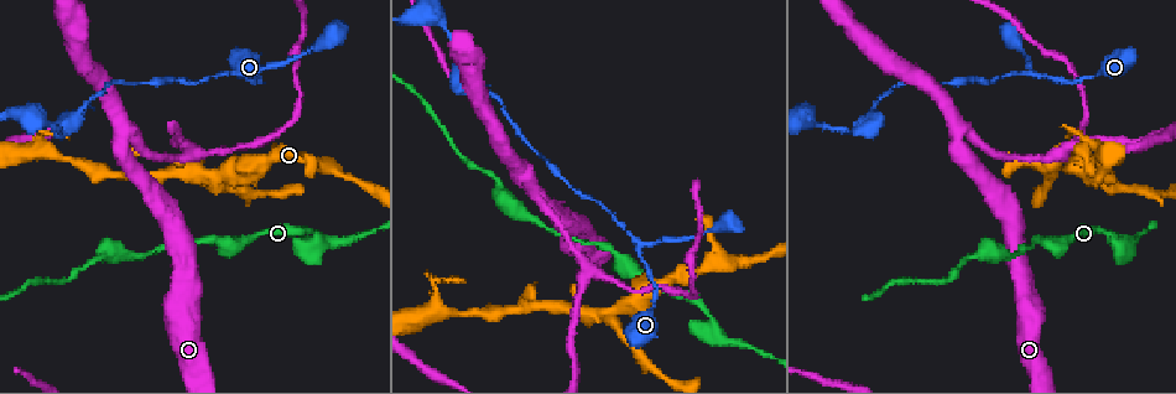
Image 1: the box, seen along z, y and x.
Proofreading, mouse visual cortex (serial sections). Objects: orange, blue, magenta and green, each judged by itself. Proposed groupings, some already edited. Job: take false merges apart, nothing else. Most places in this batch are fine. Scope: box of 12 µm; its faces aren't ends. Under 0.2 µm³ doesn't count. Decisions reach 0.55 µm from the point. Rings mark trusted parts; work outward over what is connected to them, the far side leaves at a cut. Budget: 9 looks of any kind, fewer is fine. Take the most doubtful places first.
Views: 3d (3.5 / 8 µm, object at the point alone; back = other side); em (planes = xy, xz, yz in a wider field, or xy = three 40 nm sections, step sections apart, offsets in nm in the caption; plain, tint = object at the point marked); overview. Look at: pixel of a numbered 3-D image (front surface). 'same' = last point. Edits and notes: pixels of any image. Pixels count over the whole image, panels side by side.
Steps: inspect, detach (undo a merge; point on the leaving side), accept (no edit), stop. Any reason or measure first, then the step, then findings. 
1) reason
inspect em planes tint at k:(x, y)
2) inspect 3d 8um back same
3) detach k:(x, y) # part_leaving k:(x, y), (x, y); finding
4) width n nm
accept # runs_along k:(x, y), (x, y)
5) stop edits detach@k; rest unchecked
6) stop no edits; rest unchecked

inspect 3d 3.5um at 1:(959, 133)

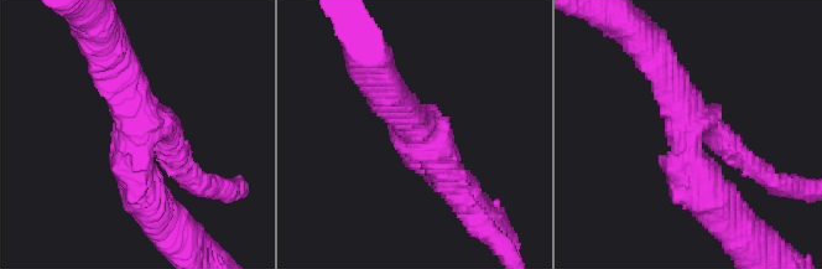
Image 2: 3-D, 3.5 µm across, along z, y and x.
arms 3; arm_widths 350, 450, 500 nm; shape alone is not enough
inspect em planes plain at 2:(421, 125)

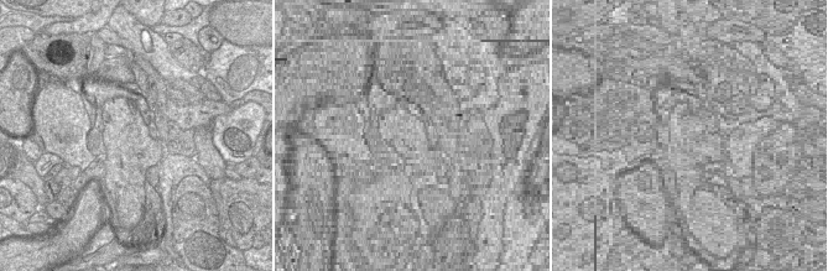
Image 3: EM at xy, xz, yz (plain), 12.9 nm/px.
inspect em planes tint same

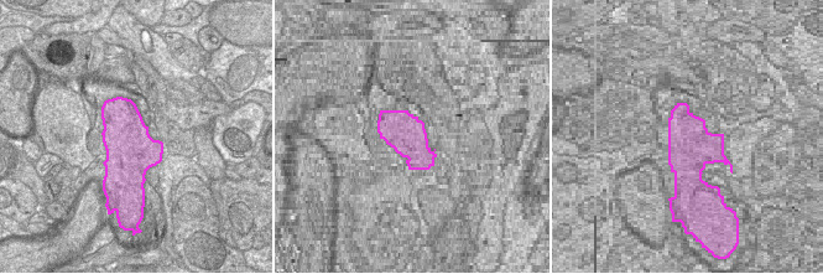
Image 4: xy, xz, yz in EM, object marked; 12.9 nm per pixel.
width 650 nm
accept # runs_along 2:(713, 200), (656, 58); all the same cell

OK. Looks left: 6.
inspect 3d 8um at 1:(614, 311)

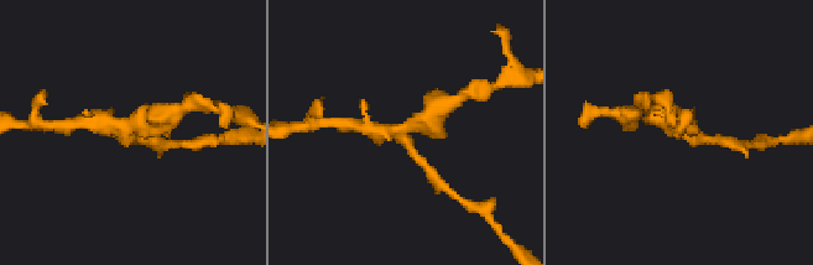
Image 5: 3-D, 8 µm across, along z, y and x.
arms 3; arm_widths 300, 500, 600 nm
inspect em xy step 3 tint at 5:(403, 126)

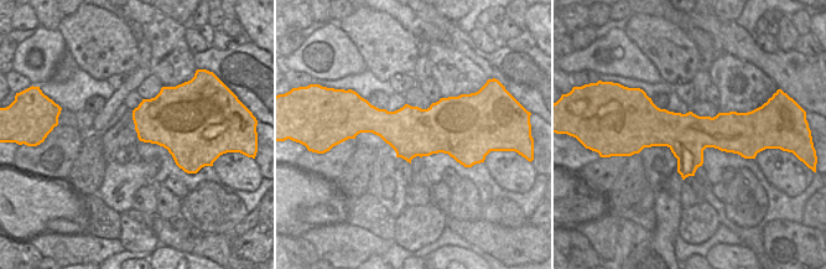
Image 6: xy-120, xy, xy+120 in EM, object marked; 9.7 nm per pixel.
accept # runs_along 5:(434, 112), (402, 129), (370, 129); continuous, no second cell

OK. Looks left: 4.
side arm on a straight run
inspect 3d 3.5um back at 1:(639, 246)

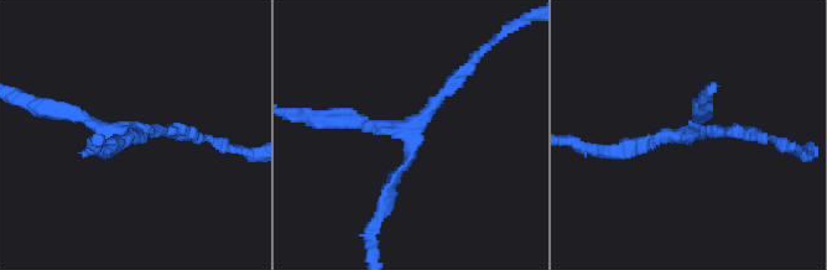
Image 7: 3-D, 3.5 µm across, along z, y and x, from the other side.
arms 3; arm_widths 150, 150, 200 nm; shape alone is not enough
inspect em xy step 2 tint at 7:(686, 135)

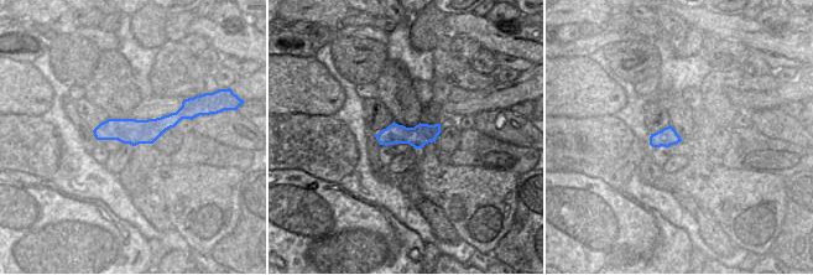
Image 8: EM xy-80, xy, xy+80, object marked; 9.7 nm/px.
width 200 nm
accept # runs_along 8:(177, 115), (150, 130), (97, 133); continuous, no second cell

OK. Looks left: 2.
calibre changes
inspect 3d 3.5um at 1:(712, 324)

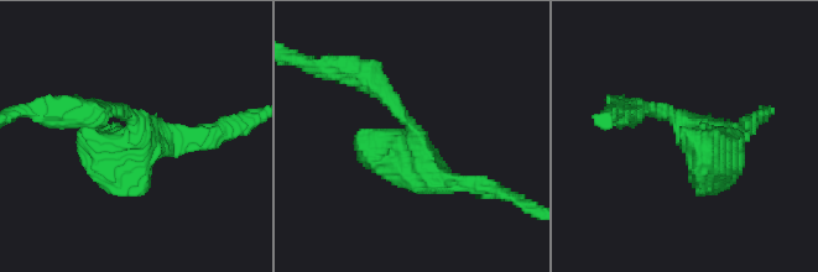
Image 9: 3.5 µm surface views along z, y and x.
shape alone is not enough
inspect em xy step 5 tint at 9:(412, 135)

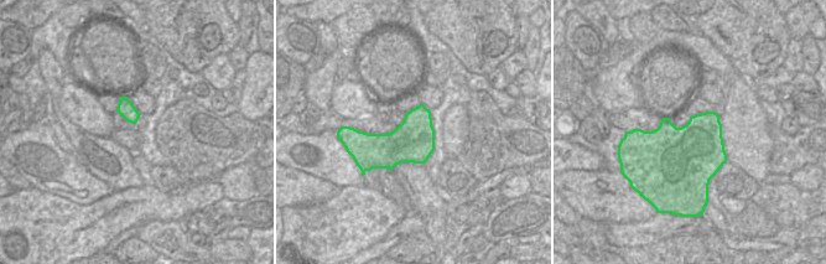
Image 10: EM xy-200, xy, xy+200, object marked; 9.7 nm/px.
accept # runs_along 9:(365, 77), (411, 124), (422, 168), (460, 184); continuous, no second cell

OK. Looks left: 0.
stop no edits; rest unchecked

